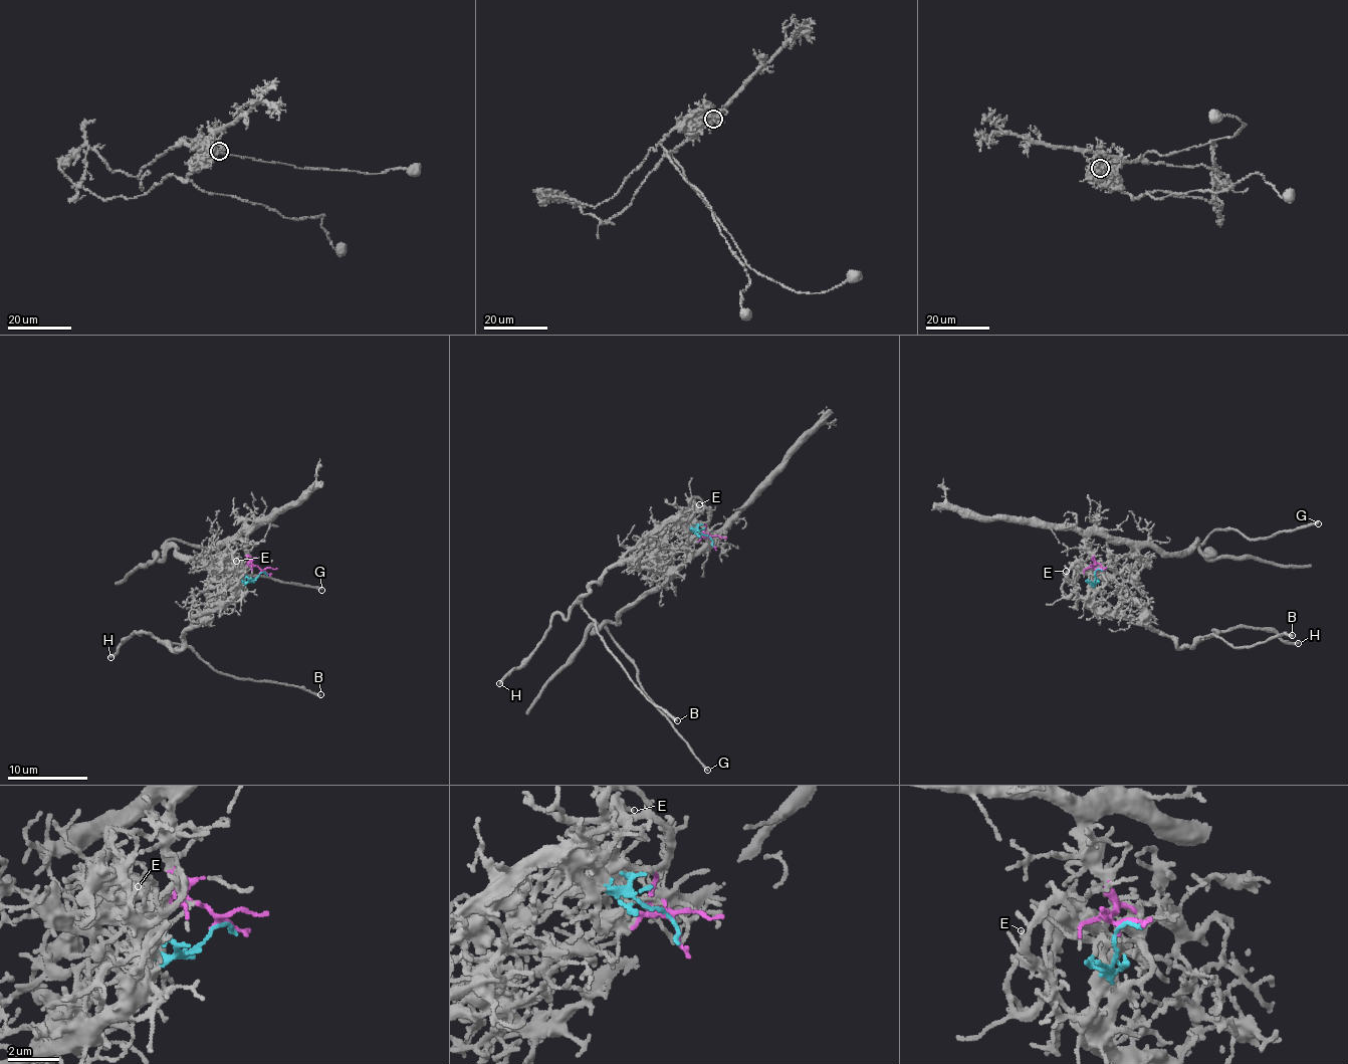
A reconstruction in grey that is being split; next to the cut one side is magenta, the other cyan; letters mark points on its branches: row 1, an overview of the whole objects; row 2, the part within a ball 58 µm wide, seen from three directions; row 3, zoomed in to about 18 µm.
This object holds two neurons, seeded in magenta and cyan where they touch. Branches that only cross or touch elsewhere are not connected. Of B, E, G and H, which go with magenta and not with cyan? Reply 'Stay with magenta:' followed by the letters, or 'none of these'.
Stay with magenta: G

